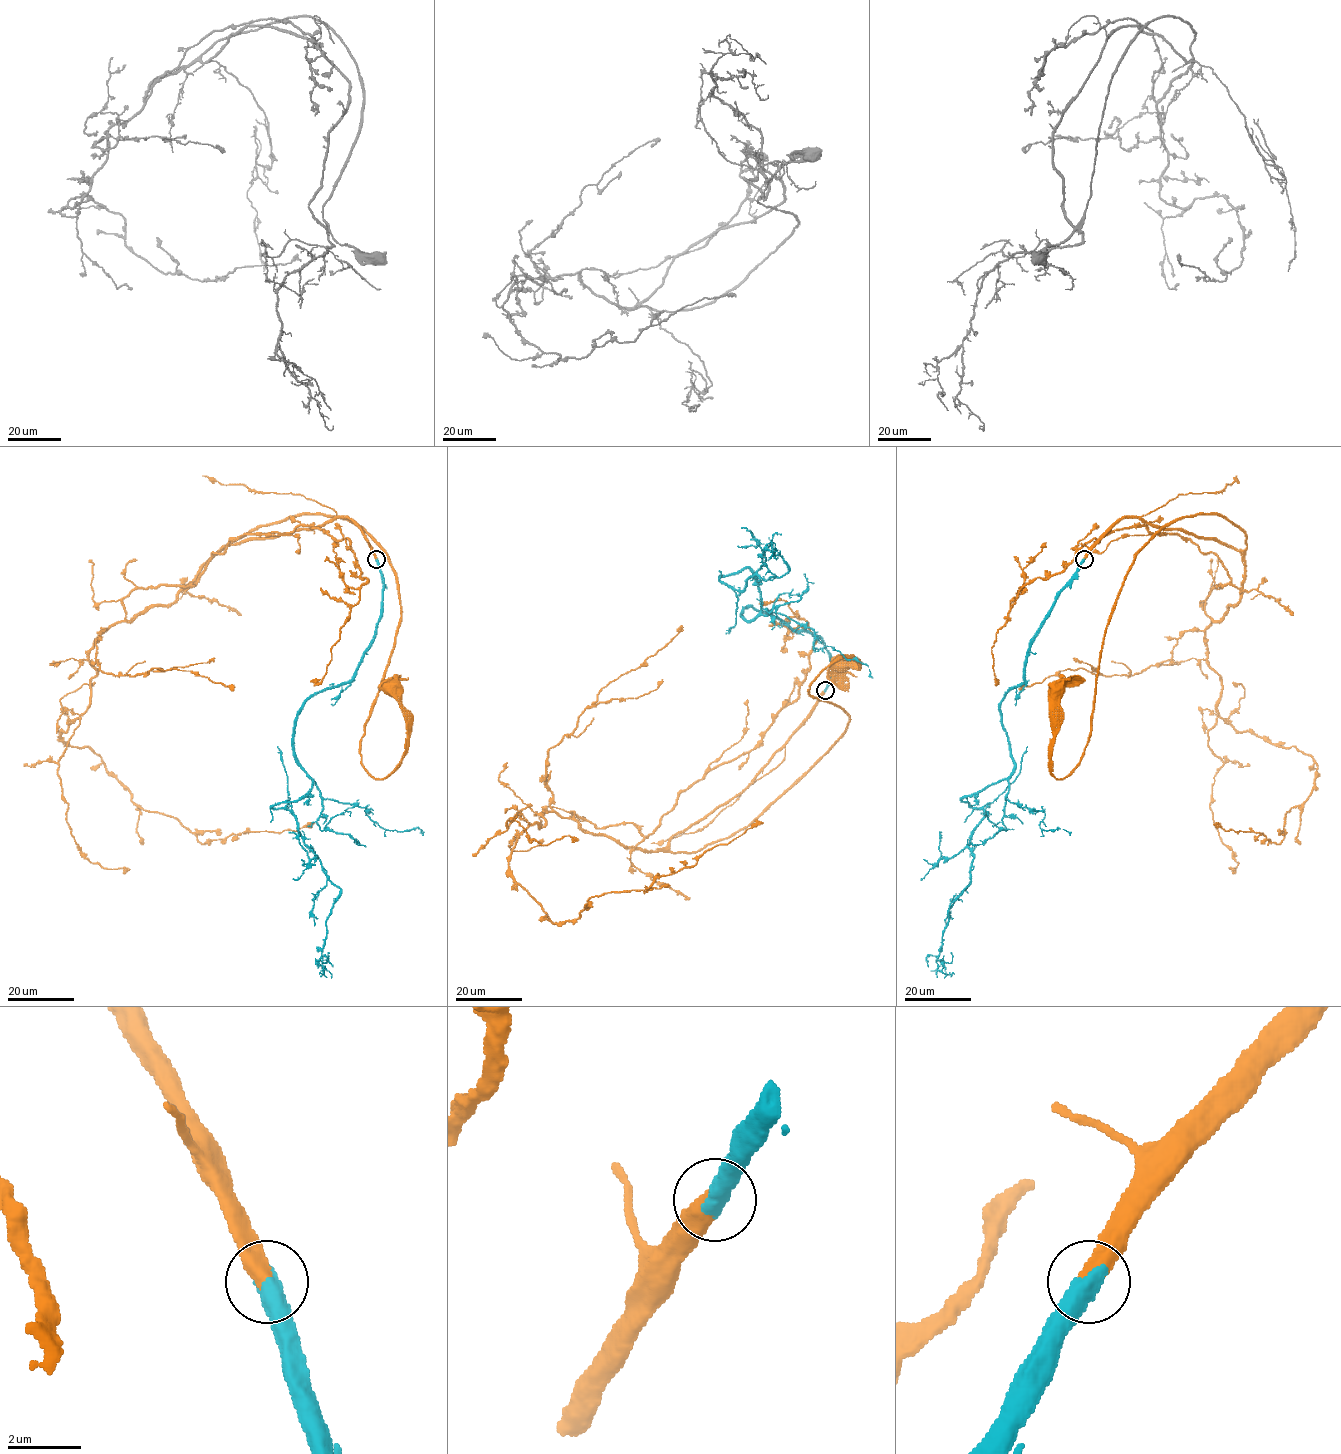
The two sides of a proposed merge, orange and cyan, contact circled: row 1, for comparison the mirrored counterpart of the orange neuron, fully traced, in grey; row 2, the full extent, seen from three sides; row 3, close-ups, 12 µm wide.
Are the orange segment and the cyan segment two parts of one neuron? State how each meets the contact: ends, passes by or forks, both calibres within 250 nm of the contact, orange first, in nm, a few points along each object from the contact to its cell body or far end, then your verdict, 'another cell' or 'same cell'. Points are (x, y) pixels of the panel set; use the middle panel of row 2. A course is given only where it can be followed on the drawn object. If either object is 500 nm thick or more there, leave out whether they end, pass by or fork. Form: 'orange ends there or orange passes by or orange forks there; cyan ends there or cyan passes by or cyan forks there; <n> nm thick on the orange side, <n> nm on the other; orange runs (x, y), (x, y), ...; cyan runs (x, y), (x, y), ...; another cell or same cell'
480 nm thick on the orange side, 600 nm on the other; orange runs (825, 690), (671, 851), (749, 825), (835, 743), (849, 717), (809, 685), (856, 658), (843, 664); cyan runs (825, 690), (824, 643), (747, 621), (748, 568), (720, 579), (781, 577), (766, 545), (778, 557); same cell

